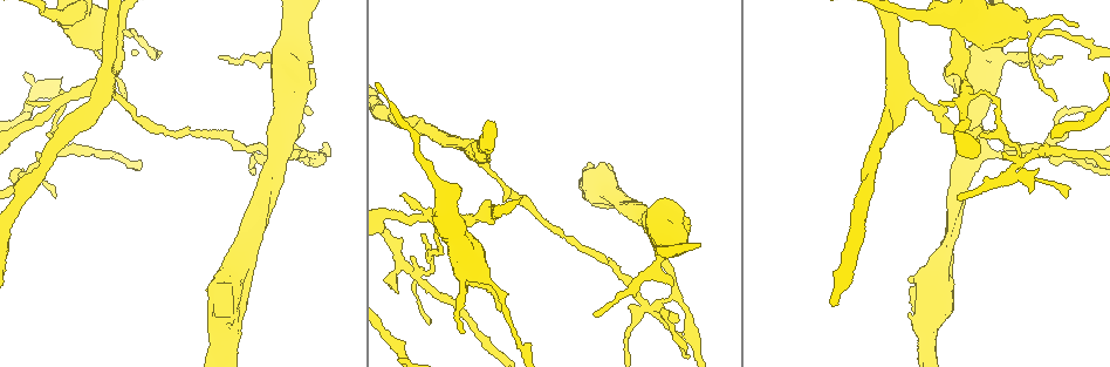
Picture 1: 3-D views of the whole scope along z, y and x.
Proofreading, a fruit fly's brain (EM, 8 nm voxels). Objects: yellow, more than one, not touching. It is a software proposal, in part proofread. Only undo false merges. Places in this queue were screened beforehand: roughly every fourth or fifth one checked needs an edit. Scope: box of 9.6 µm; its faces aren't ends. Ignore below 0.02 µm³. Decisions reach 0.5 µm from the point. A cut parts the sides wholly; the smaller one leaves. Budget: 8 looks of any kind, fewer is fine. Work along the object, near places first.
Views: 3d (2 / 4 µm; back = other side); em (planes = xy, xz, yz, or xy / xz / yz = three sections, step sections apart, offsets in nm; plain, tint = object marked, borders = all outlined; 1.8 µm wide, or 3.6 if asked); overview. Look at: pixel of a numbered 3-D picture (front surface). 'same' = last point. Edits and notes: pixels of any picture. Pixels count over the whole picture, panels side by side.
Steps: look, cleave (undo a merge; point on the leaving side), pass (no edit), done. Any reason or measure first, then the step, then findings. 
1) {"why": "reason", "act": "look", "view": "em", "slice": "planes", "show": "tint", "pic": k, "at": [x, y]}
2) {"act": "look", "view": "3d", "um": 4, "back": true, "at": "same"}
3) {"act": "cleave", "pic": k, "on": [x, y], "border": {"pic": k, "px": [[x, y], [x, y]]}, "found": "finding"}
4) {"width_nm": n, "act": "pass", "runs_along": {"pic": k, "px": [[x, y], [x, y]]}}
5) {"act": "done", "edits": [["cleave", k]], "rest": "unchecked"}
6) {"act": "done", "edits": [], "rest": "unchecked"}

{"act": "look", "view": "3d", "um": 2, "pic": 1, "at": [642, 304]}

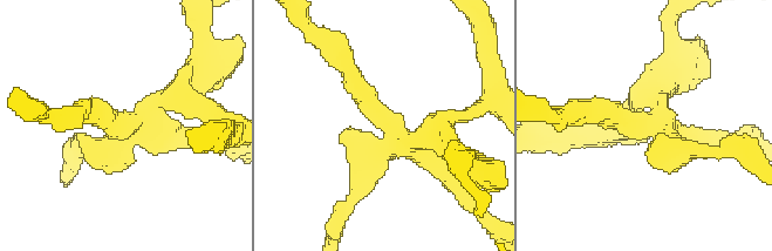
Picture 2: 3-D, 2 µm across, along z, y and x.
{"act": "look", "view": "em", "slice": "planes", "show": "tint", "pic": 2, "at": [390, 124]}

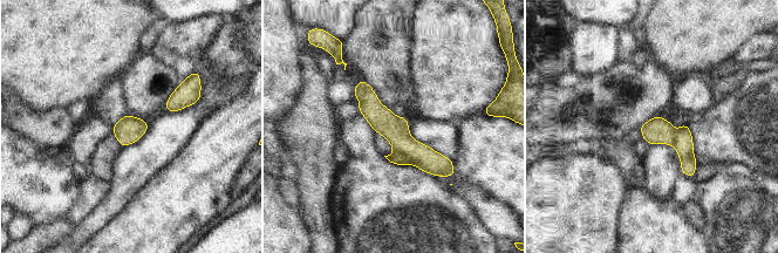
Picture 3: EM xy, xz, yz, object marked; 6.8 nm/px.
{"width_nm": 190, "act": "cleave", "pic": 3, "on": [395, 129], "found": "two neurons meet here"}

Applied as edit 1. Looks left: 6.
{"why": "see it whole again", "act": "look", "view": "overview"}

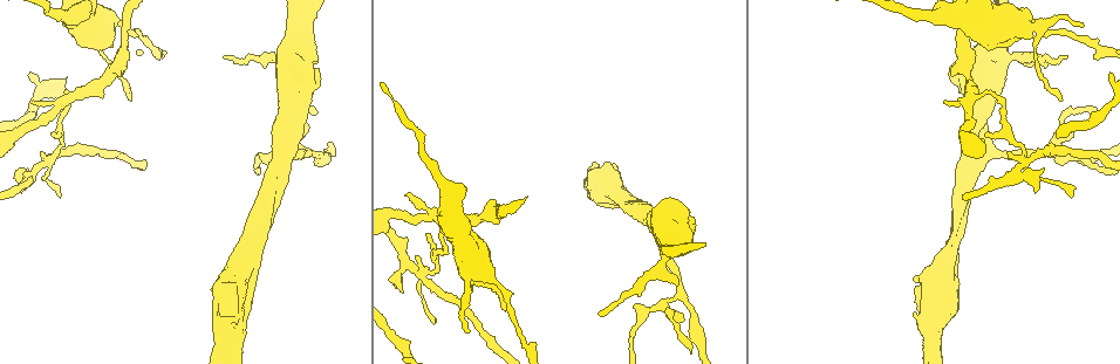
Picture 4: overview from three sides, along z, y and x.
{"why": "three arms meet", "act": "look", "view": "em", "slice": "planes", "show": "tint", "pic": 4, "at": [974, 99]}

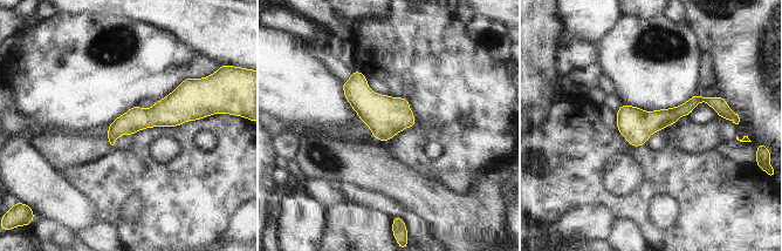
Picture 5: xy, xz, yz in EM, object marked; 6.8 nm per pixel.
{"width_nm": 170, "act": "pass", "found": "continuous, no second neuron"}

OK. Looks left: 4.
{"act": "done", "edits": [["cleave", 3]], "rest": "unchecked"}

